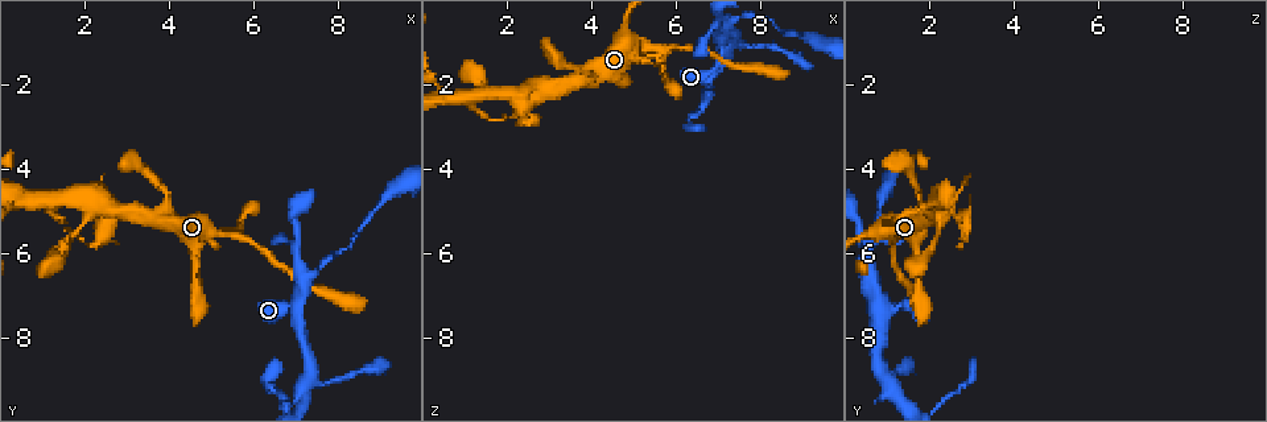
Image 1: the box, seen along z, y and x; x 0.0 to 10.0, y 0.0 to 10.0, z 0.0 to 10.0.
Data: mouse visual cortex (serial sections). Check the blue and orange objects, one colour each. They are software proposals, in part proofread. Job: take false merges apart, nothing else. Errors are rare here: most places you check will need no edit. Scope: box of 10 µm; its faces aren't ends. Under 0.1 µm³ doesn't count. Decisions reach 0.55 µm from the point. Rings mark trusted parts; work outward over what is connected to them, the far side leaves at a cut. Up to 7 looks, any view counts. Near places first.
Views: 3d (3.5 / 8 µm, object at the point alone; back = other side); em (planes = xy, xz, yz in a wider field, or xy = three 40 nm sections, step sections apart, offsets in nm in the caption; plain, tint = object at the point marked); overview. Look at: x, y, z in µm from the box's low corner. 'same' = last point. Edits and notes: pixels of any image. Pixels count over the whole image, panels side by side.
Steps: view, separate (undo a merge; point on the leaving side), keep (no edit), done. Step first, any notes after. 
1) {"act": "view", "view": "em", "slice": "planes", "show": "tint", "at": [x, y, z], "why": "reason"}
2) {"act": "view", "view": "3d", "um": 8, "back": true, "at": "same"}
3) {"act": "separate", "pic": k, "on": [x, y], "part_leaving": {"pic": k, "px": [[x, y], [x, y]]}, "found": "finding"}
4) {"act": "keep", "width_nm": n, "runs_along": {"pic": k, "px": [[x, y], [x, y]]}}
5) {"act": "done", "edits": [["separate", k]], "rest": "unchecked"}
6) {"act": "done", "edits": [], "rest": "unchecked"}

{"act": "view", "view": "3d", "um": 3.5, "at": [5.45, 5.55, 1.05], "why": "sudden change in width"}

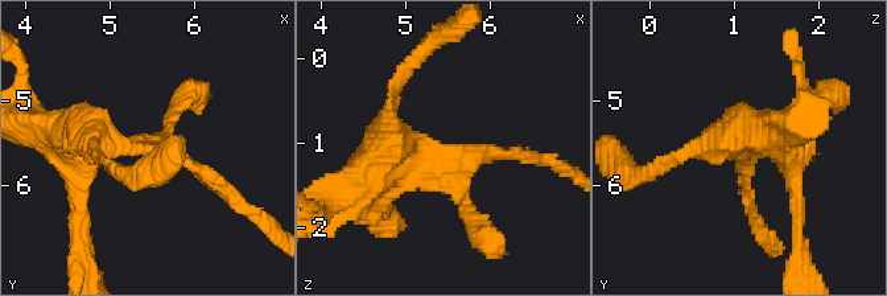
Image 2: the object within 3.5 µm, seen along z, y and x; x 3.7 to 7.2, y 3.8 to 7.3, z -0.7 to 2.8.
{"act": "view", "view": "em", "slice": "xy", "step": 1, "show": "tint", "at": [5.50, 5.55, 1.10], "arm_widths_nm": [150, 500], "why": "need the tissue"}

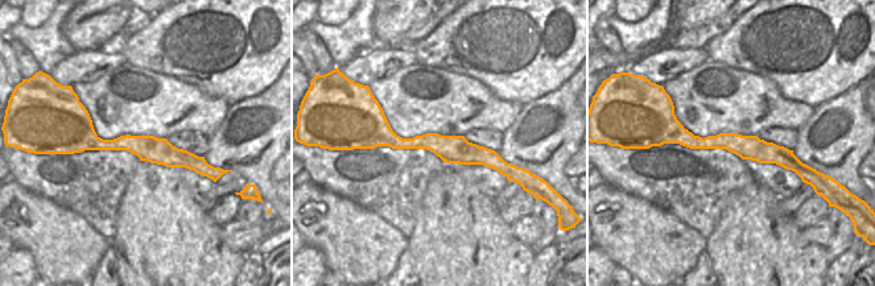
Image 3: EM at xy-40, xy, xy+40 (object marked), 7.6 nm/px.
{"act": "keep", "width_nm": 220, "runs_along": {"pic": 2, "px": [[78, 131], [180, 155], [229, 192]]}, "found": "continuous, no second cell"}

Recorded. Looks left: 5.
{"act": "view", "view": "3d", "um": 3.5, "at": [9.35, 4.55, 0.95], "why": "sudden change in width"}

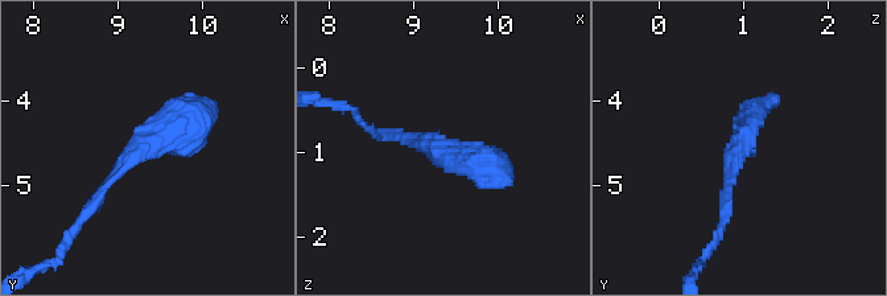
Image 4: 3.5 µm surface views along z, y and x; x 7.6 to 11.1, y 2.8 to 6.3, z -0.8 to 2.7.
{"act": "view", "view": "em", "slice": "xy", "step": 2, "show": "tint", "at": [9.35, 4.50, 1.00], "arm_widths_nm": [150, 300], "why": "need the tissue"}

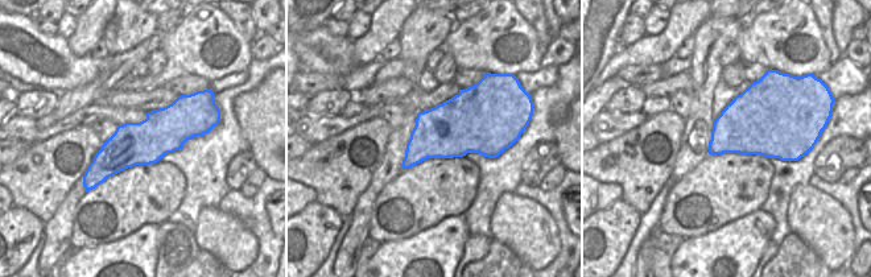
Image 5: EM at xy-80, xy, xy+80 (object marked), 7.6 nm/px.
{"act": "keep", "runs_along": {"pic": 5, "px": [[206, 127], [131, 144], [86, 182]]}, "found": "continuous, no second cell"}

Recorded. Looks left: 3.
{"act": "view", "view": "3d", "um": 3.5, "at": [1.75, 5.50, 2.80]}

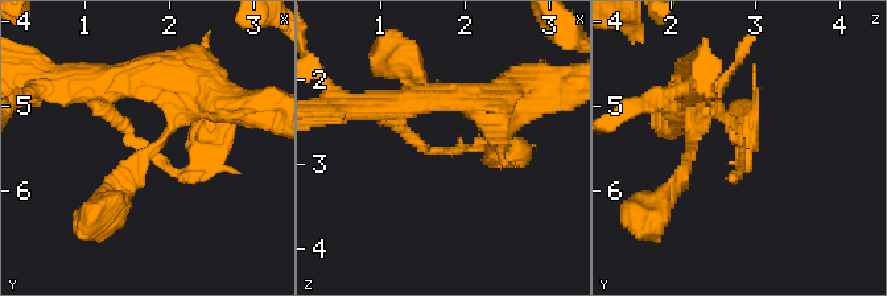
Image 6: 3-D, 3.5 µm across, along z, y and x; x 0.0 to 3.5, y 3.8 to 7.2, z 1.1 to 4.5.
{"act": "view", "view": "em", "slice": "xy", "step": 1, "show": "tint", "at": [1.75, 5.50, 2.80], "why": "shape alone is not enough"}

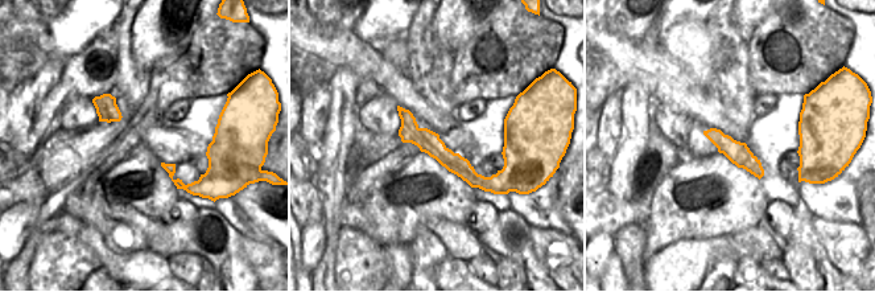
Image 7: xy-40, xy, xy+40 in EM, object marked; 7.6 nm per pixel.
{"act": "keep", "runs_along": {"pic": 6, "px": [[395, 109], [430, 149], [500, 149]]}, "found": "all the same cell"}

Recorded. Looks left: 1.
{"act": "done", "edits": [], "rest": "unchecked"}

